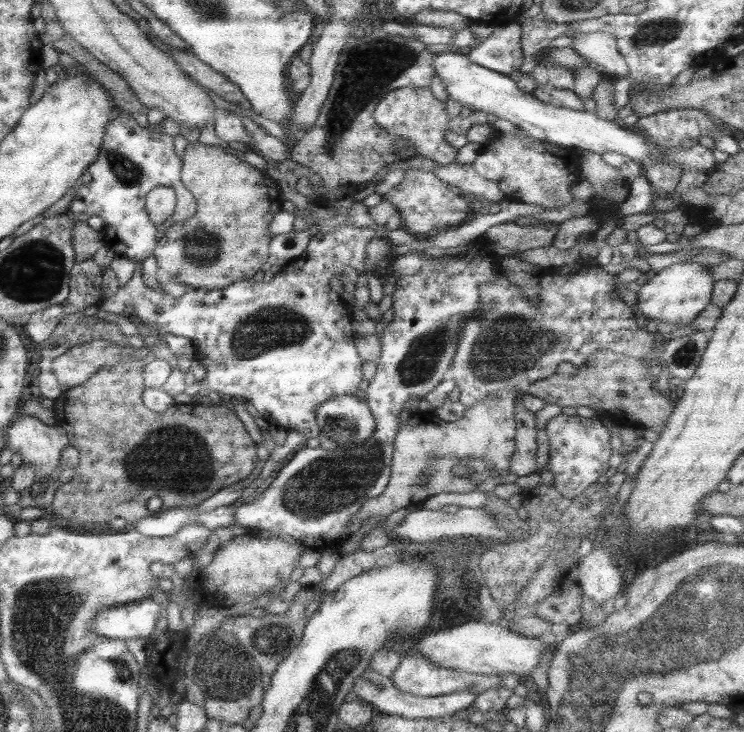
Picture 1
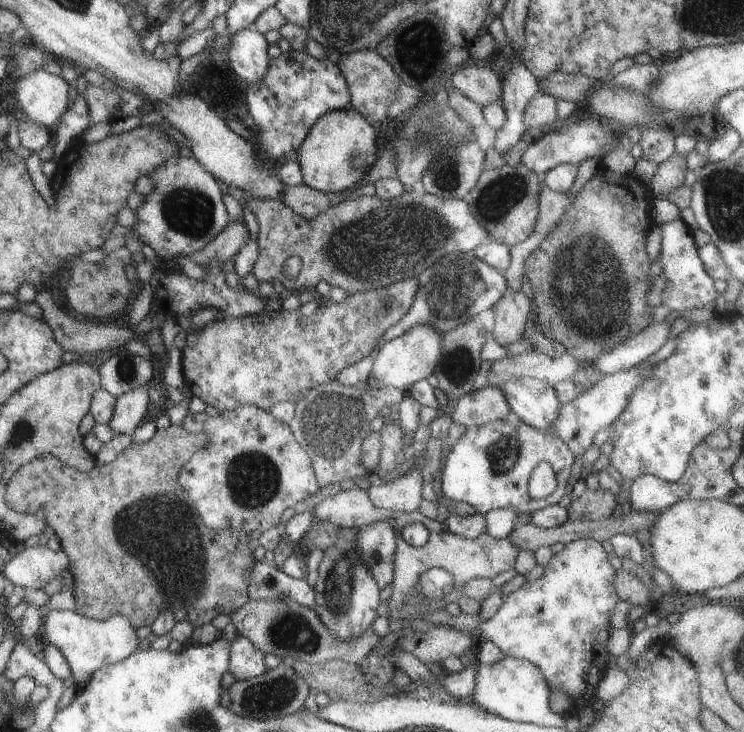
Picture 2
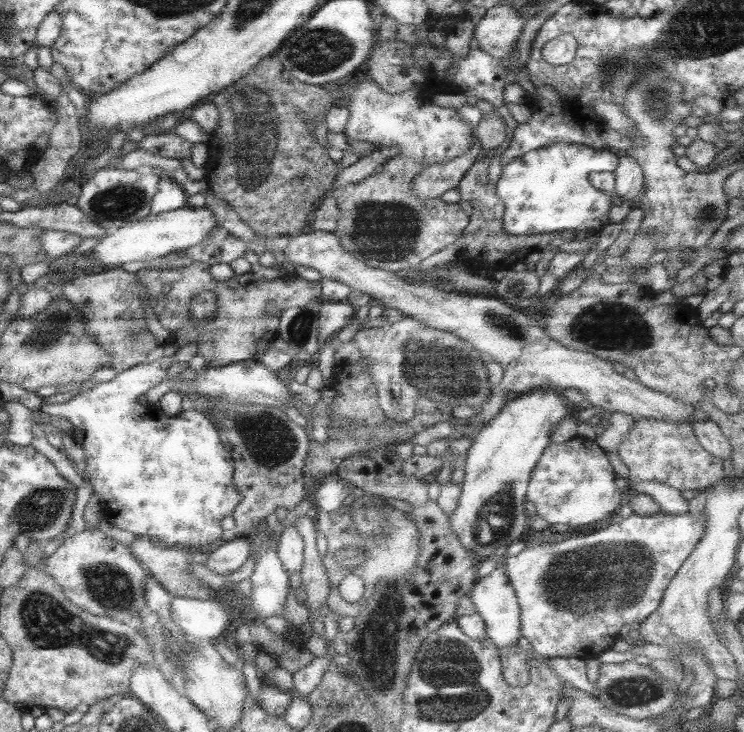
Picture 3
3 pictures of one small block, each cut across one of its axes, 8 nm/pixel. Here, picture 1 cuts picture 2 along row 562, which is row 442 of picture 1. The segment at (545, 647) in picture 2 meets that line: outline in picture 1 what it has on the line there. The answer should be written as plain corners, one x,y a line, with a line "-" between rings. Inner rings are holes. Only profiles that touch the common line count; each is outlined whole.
559,413
544,426
547,436
548,459
546,464
553,475
551,487
563,498
578,496
587,486
594,484
608,470
607,460
611,456
609,431
597,418

